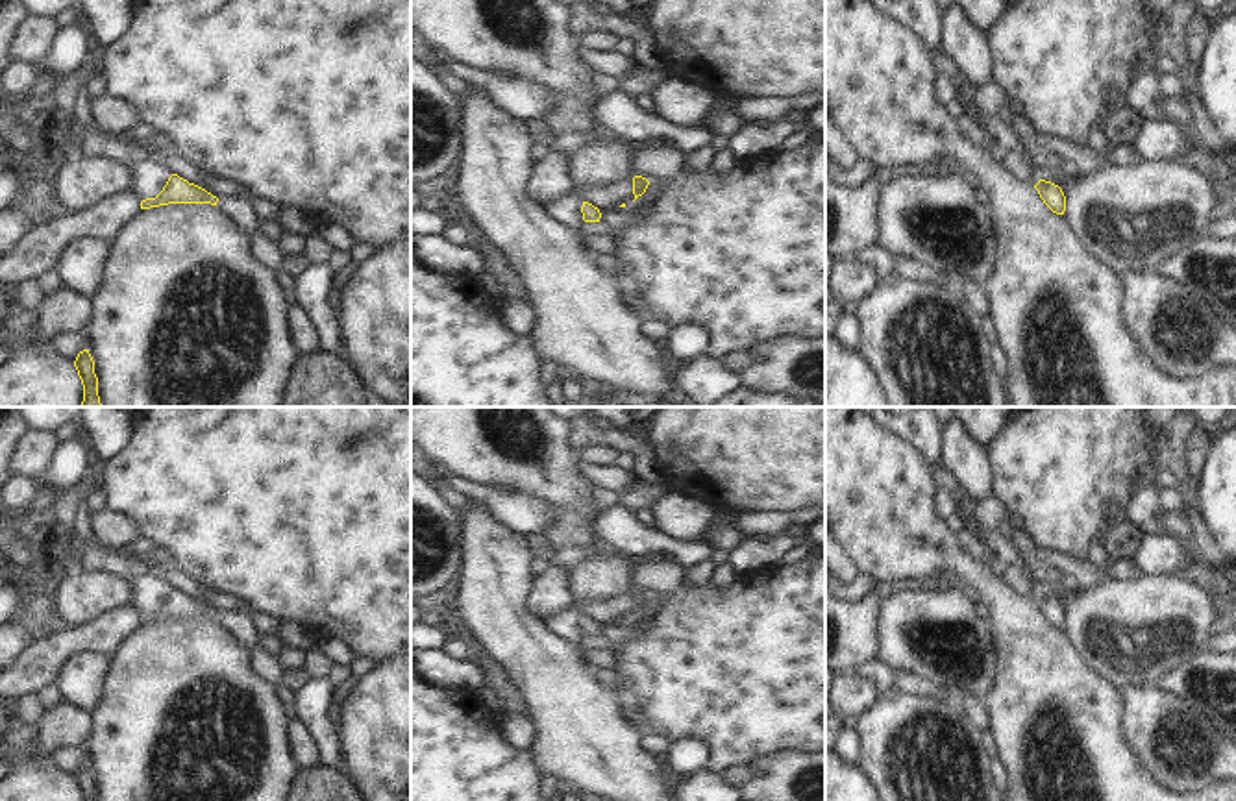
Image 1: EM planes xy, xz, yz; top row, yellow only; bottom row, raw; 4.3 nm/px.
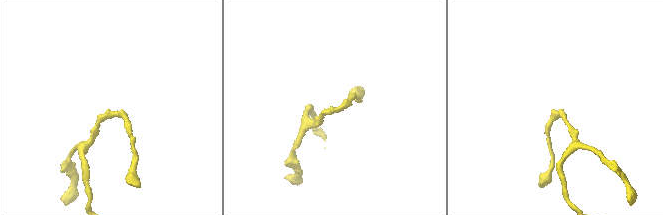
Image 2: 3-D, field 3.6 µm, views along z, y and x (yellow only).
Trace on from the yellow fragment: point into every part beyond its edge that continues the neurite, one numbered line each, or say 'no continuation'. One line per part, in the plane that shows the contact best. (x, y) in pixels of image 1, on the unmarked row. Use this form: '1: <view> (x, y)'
1: xy (148, 592)

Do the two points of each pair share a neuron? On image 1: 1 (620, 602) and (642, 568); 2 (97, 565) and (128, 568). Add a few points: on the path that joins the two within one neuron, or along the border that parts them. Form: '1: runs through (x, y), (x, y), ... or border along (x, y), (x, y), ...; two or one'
1: runs through (628, 594), (642, 576); one
2: runs through (104, 565), (121, 566); one

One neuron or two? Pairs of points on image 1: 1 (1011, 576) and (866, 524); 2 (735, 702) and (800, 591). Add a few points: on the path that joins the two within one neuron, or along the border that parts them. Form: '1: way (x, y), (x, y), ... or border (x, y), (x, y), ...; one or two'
1: border (1000, 574), (1014, 591), (1029, 598); two
2: way (763, 674), (800, 637), (800, 618); one

